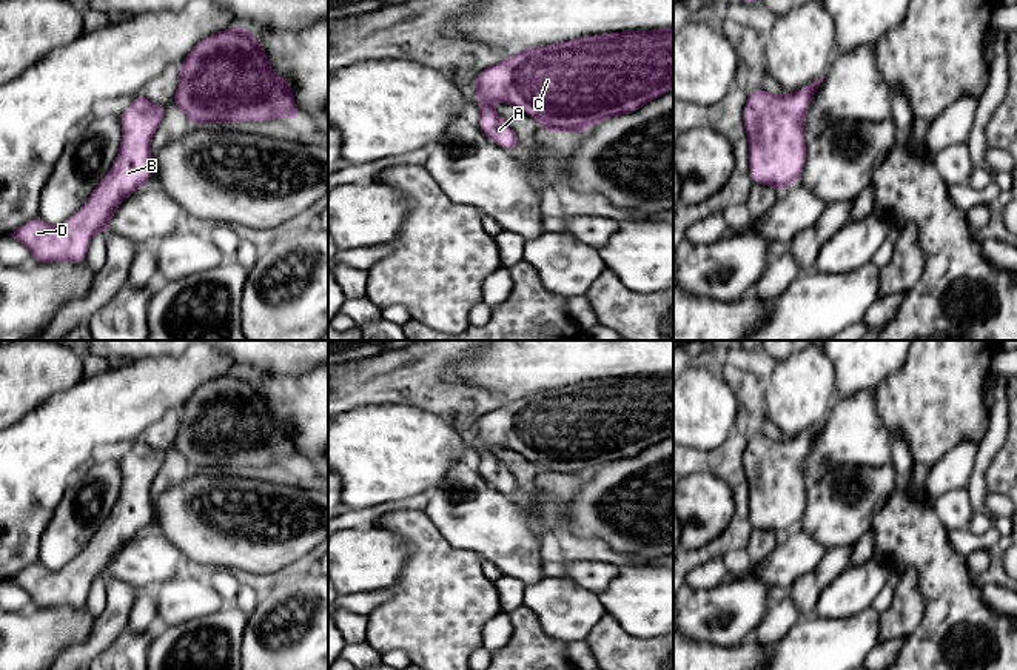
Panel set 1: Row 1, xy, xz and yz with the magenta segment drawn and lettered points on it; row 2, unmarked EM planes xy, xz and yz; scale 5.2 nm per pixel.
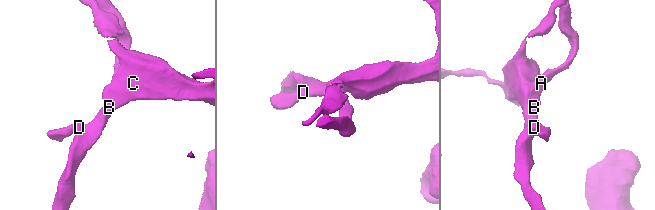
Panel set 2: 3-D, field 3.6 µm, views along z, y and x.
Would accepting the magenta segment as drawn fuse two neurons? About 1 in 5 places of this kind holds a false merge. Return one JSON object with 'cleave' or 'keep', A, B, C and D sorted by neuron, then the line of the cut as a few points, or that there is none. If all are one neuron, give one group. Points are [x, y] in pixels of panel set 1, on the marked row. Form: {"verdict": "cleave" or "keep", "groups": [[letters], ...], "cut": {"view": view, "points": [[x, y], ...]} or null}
{"verdict": "keep", "groups": [["A", "B", "C", "D"]], "cut": null}

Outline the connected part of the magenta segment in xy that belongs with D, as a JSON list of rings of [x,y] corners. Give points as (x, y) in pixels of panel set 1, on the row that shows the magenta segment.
[[[137,94],[119,117],[119,154],[85,205],[62,225],[51,226],[35,217],[9,234],[28,248],[32,262],[85,262],[92,237],[100,231],[109,234],[109,220],[119,205],[151,179],[151,140],[165,117],[165,108]]]

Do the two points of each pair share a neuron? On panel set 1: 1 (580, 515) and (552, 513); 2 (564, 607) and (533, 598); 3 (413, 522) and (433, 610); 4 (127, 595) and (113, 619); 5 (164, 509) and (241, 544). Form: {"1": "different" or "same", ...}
{"1": "different", "2": "same", "3": "same", "4": "same", "5": "same"}

